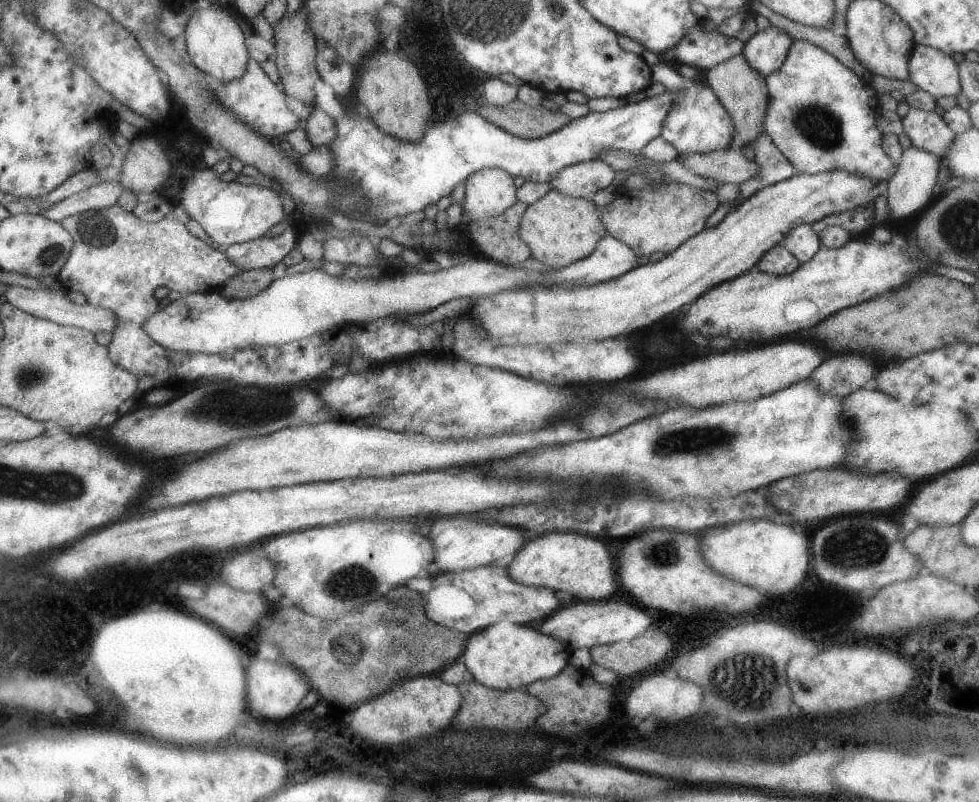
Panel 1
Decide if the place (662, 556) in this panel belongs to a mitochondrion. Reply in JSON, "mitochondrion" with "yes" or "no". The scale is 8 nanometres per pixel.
{"mitochondrion":"yes"}

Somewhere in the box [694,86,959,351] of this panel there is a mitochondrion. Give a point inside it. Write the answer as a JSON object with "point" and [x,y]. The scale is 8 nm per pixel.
{"point":[817,125]}

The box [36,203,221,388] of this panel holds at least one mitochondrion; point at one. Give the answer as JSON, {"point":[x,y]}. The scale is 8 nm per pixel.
{"point":[98,232]}

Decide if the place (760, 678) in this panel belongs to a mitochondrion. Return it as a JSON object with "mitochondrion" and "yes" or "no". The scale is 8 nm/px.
{"mitochondrion":"yes"}

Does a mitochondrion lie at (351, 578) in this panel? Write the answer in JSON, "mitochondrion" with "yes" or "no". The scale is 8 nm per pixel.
{"mitochondrion":"yes"}

